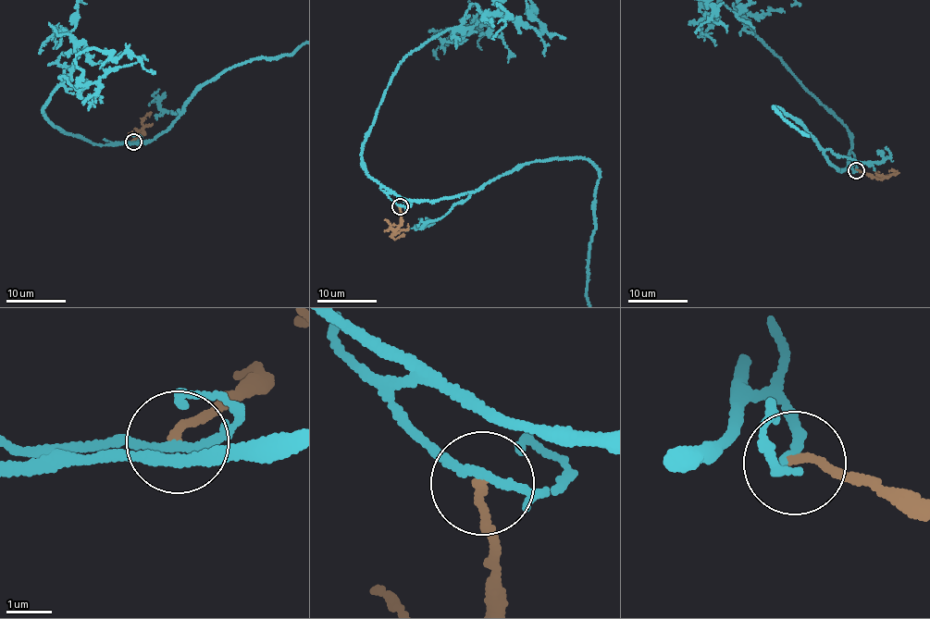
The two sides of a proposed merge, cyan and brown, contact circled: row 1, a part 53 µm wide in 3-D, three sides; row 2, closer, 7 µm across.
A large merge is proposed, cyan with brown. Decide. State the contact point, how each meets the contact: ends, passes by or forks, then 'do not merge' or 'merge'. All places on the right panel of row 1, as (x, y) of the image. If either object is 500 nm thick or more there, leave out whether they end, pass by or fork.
place (856, 170); cyan passes by; brown ends; merge

